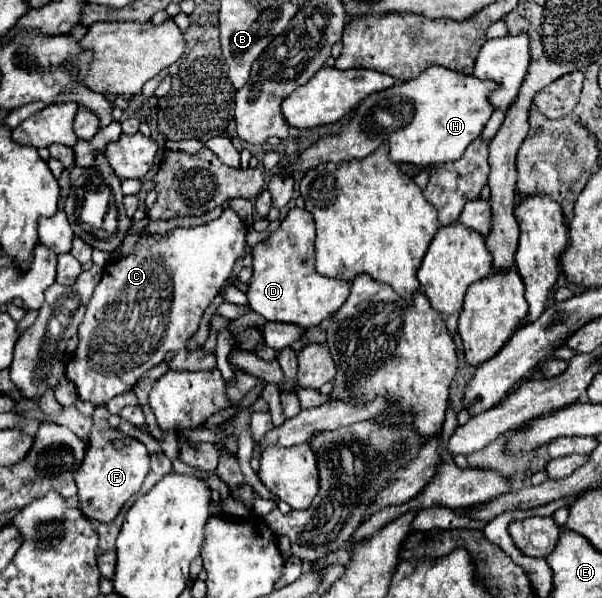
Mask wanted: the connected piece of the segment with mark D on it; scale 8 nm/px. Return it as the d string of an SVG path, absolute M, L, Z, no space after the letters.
M290 209L288 215L282 219L280 227L262 243L258 243L252 249L252 257L254 257L254 275L250 279L250 289L248 289L248 307L256 313L260 313L266 321L280 321L280 323L296 323L302 327L312 327L312 325L320 325L326 317L334 315L344 301L350 295L350 283L348 281L338 281L338 279L330 279L320 275L314 269L314 219L306 209Z

